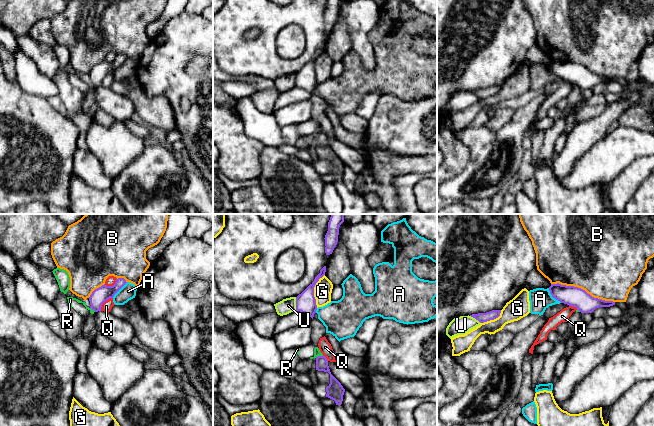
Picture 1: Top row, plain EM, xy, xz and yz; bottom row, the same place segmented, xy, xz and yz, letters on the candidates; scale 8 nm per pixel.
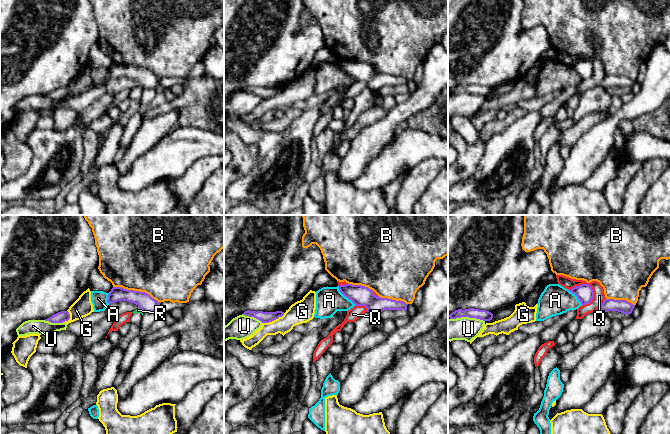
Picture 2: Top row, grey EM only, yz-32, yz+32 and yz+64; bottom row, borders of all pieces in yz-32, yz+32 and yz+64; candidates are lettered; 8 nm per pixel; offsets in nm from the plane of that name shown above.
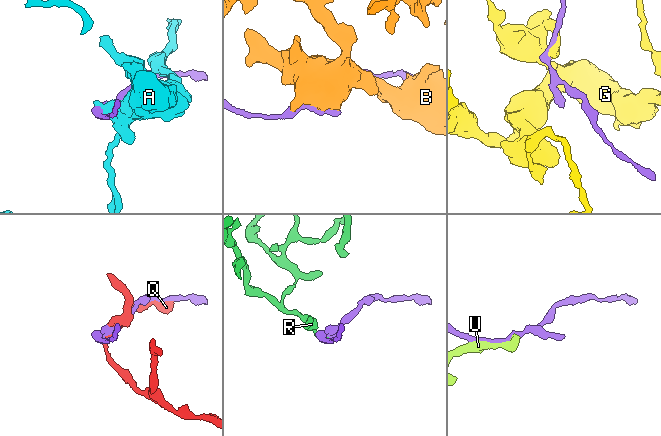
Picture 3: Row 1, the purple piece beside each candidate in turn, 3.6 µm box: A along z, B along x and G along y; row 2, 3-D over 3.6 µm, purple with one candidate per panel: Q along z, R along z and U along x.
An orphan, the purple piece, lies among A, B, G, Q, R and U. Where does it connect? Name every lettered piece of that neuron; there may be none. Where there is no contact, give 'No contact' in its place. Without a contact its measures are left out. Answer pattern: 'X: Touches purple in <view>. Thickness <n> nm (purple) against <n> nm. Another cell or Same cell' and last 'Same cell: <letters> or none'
A: Touches purple in yz. Thickness 160 nm (purple) against 170 nm. Another cell
B: Touches purple in yz. Thickness 160 nm (purple) against 500 nm. Another cell
G: Touches purple in xz. Thickness 160 nm (purple) against 140 nm. Another cell
Q: Touches purple in xy. Thickness 120 nm (purple) against 80 nm. Another cell
R: Touches purple in xz. Thickness 100 nm (purple) against 50 nm. Another cell
U: Touches purple in xz. Thickness 160 nm (purple) against 120 nm. Another cell
Same cell: none

